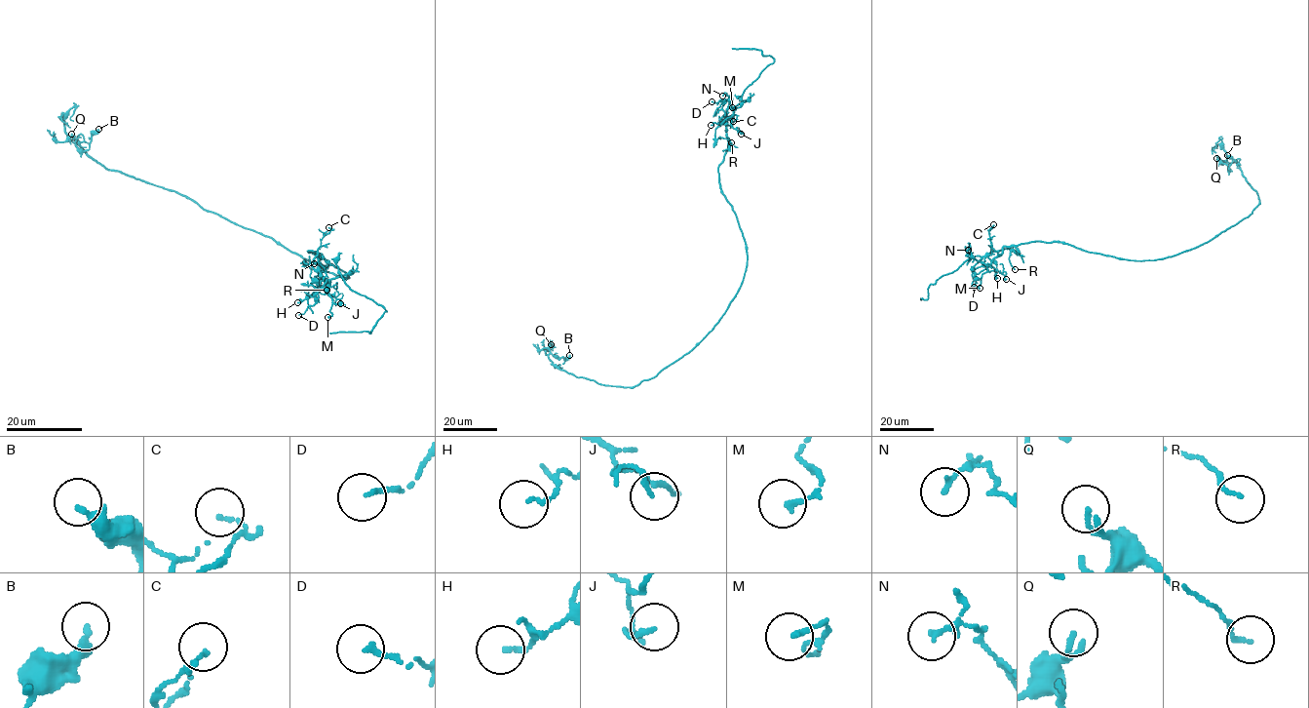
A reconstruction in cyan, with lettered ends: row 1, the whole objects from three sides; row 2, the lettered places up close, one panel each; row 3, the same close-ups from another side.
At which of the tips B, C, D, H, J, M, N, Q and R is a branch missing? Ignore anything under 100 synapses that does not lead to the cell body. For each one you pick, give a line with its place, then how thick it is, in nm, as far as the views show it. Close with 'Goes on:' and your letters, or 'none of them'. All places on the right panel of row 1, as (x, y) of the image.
Goes on: none of them

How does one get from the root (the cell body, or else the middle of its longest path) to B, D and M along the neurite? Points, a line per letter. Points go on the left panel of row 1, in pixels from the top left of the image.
B: (343, 278), (269, 237), (204, 210), (184, 196), (107, 170), (68, 139), (86, 151), (98, 129)
D: (343, 278), (349, 278), (344, 271), (308, 251), (322, 255), (320, 277), (328, 283), (298, 315)
M: (343, 278), (349, 278), (344, 271), (308, 251), (322, 255), (320, 277), (332, 298), (332, 315), (327, 317)

